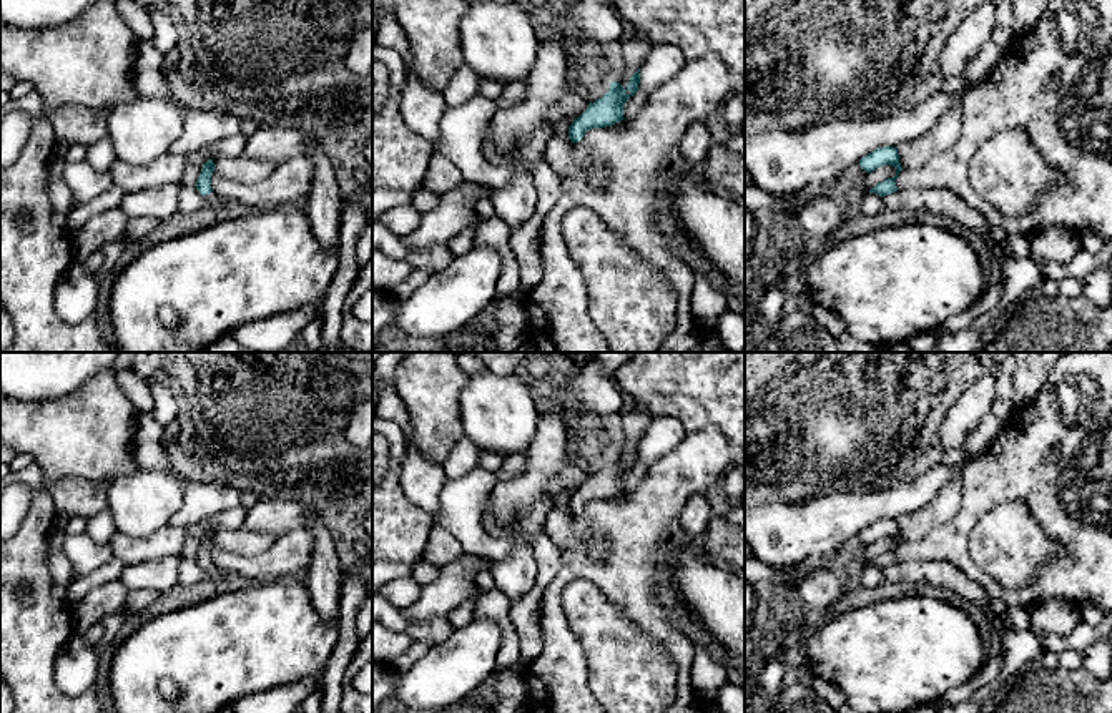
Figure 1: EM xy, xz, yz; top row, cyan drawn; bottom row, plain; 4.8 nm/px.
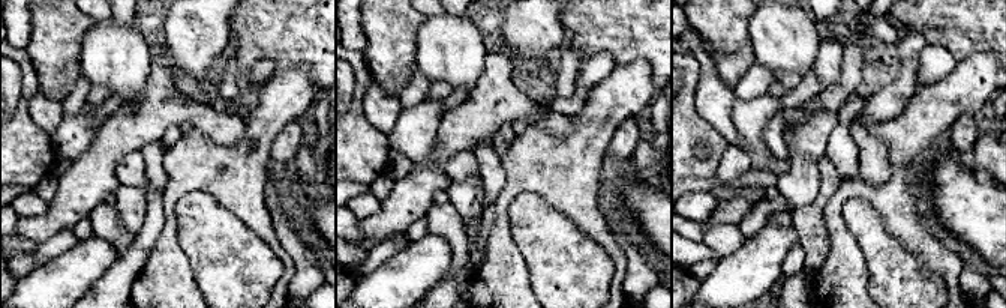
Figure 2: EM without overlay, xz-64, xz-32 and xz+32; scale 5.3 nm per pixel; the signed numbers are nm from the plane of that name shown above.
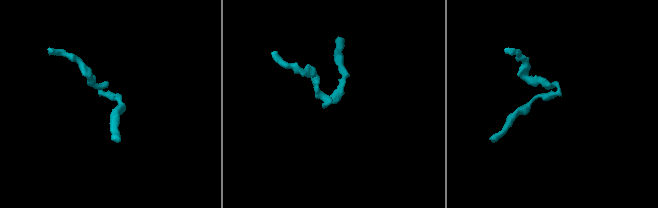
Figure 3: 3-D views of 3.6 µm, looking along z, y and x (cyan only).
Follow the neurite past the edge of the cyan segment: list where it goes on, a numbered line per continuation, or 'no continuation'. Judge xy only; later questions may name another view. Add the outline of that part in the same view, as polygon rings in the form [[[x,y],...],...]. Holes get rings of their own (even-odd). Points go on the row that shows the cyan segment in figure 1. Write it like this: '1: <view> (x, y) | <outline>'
1: xy (213, 200) | [[[214,191],[204,196],[209,206],[224,206],[228,204],[228,199],[223,196],[218,196]]]

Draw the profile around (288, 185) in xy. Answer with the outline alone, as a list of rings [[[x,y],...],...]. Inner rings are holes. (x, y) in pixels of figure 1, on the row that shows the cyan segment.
[[[298,156],[276,166],[264,179],[243,184],[211,175],[211,188],[228,201],[243,203],[256,211],[269,211],[283,206],[304,204],[312,181],[312,163],[306,156]]]

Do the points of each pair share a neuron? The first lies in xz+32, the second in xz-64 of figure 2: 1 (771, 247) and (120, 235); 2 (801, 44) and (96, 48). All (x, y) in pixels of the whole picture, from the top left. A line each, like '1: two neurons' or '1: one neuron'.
1: two neurons
2: one neuron

